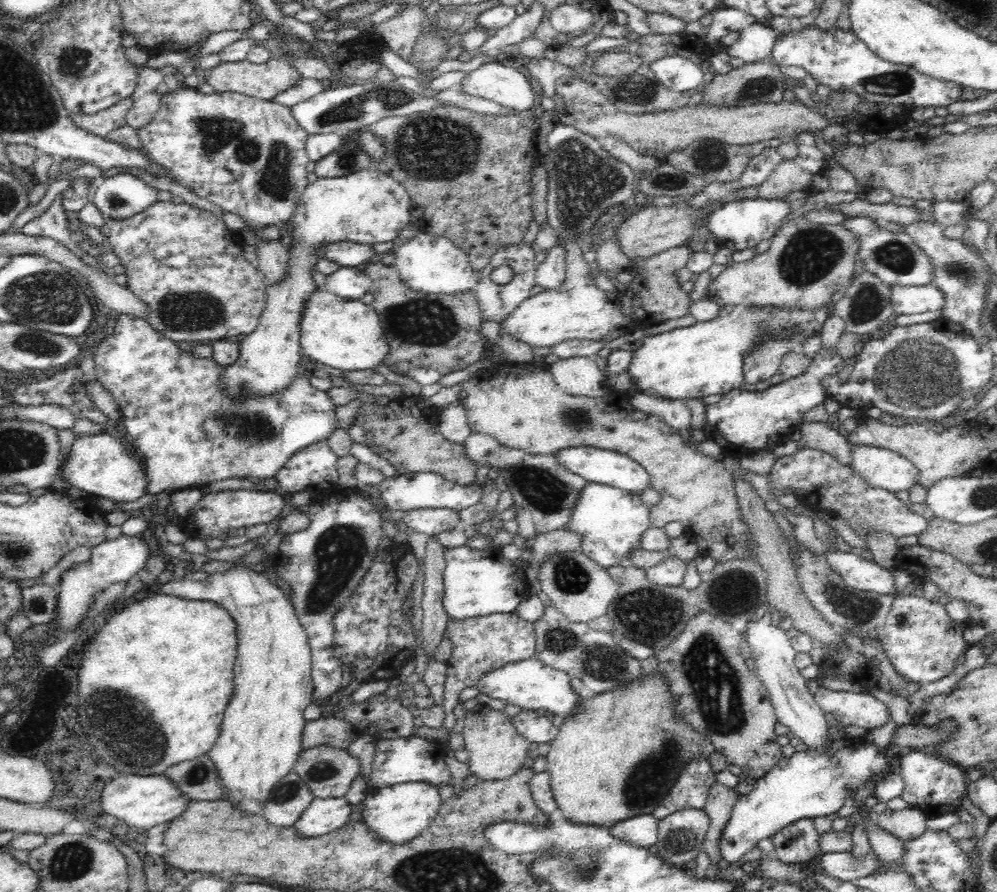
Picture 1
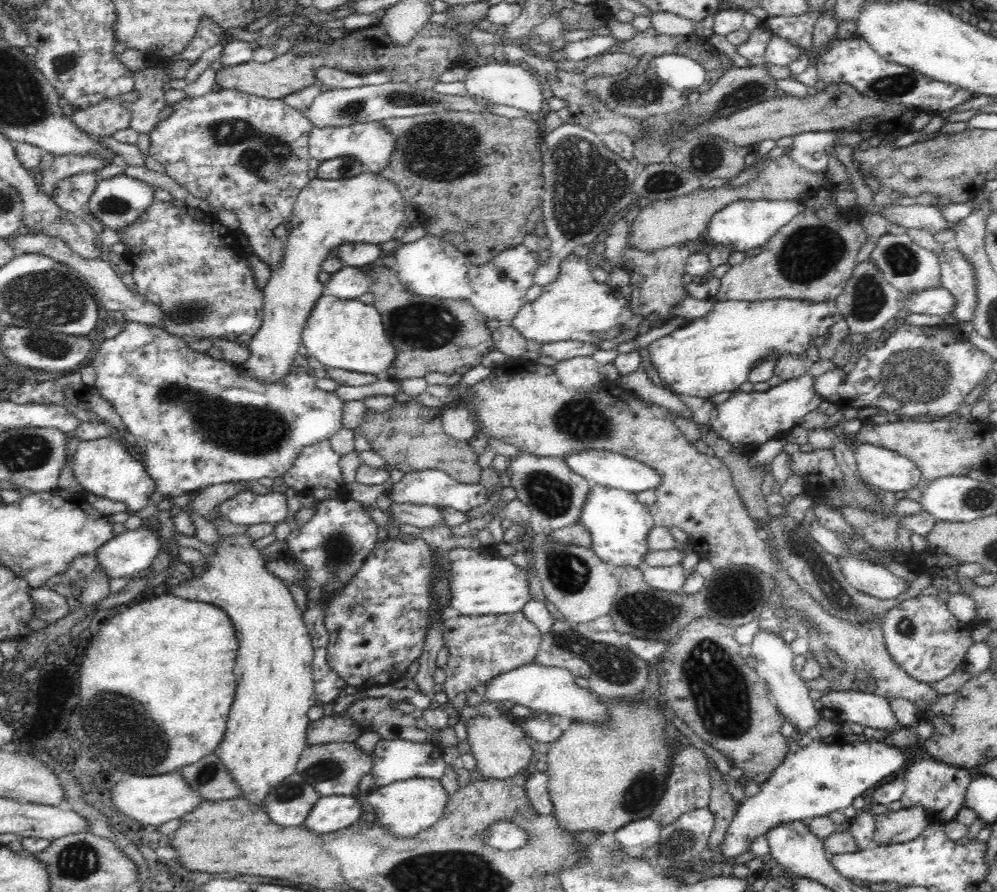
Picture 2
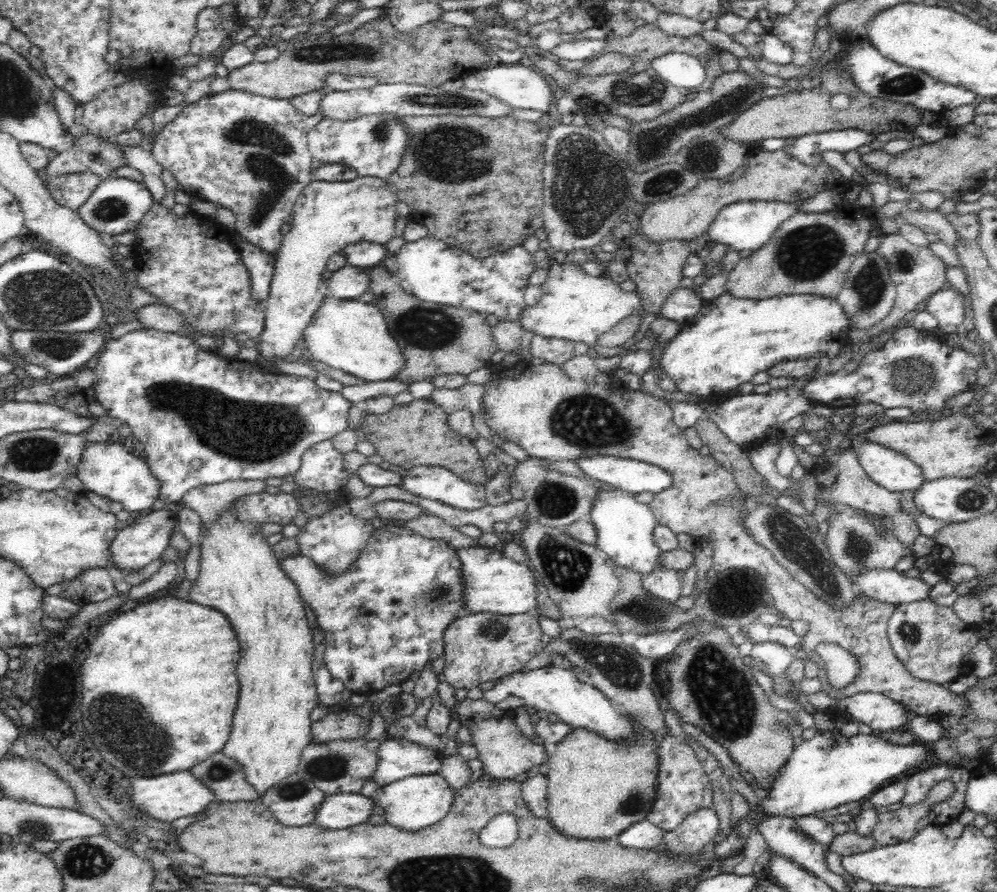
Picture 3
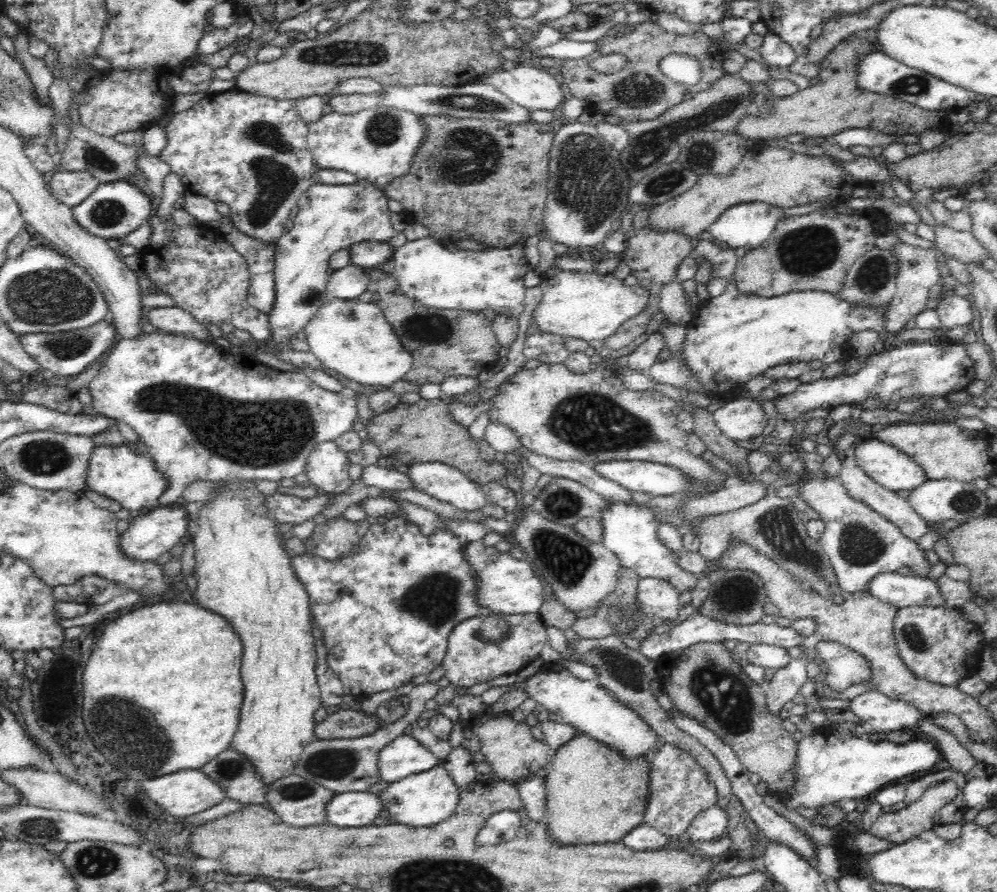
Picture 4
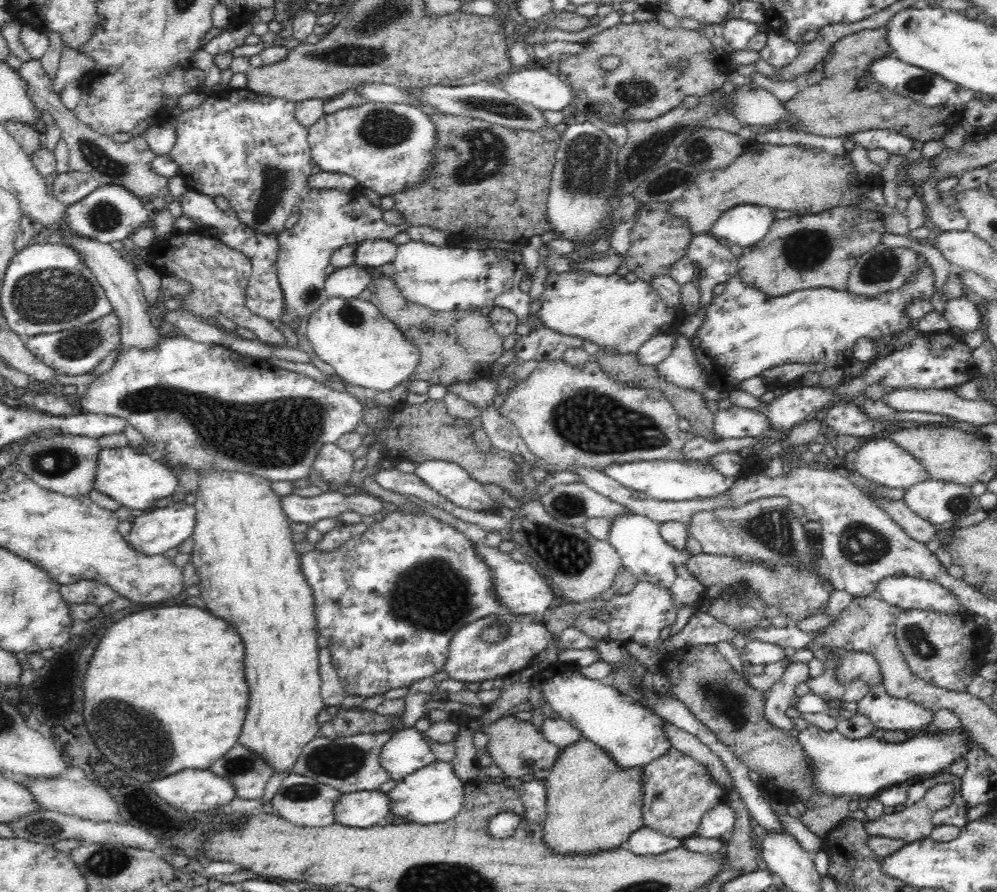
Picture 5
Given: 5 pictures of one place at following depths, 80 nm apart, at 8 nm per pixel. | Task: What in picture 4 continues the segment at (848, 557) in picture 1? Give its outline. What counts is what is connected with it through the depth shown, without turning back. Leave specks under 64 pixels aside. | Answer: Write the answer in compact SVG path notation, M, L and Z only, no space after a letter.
M897 572L876 574L870 580L867 592L899 609L909 606L946 607L939 585L927 577L901 576Z

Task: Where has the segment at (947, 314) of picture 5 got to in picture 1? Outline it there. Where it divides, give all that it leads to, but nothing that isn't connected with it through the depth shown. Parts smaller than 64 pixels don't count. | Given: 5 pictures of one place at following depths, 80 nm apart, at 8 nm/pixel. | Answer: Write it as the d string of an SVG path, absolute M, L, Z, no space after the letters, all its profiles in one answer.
M934 284L926 286L891 285L891 303L896 314L924 314L942 310L943 292Z

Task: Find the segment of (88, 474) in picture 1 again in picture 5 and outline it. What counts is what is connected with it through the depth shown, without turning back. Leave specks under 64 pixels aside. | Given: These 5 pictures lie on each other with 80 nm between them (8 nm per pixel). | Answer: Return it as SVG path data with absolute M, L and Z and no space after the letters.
M136 446L103 448L98 452L98 468L94 476L94 490L116 500L120 507L145 511L156 508L156 502L168 496L176 495L178 476L172 469L162 464L155 454Z

